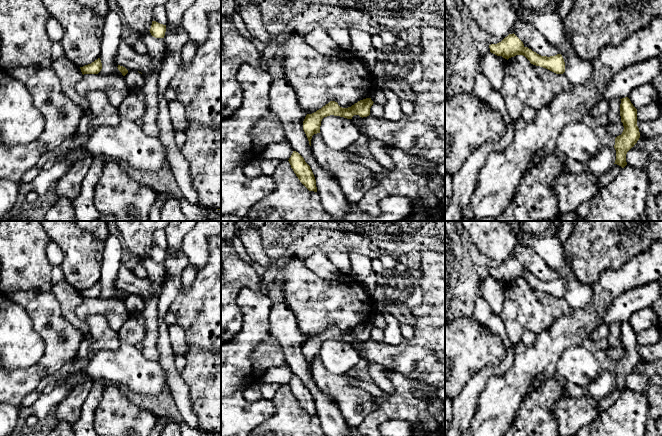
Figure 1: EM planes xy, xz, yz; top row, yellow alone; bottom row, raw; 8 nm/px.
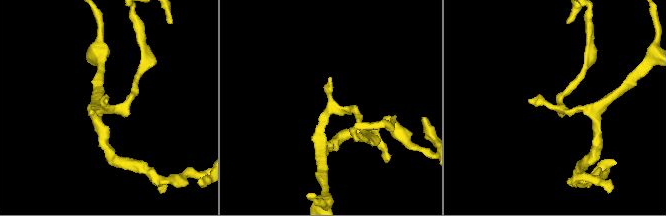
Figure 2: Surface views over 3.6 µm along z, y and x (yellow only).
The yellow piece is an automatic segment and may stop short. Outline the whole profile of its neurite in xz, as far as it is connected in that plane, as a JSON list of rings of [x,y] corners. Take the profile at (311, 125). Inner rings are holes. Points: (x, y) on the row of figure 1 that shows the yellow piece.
[[[366,98],[358,101],[348,108],[342,108],[335,101],[330,101],[312,114],[307,114],[303,121],[303,130],[308,138],[309,145],[311,146],[311,139],[314,134],[320,133],[321,121],[324,117],[334,115],[347,119],[352,119],[354,115],[360,117],[367,117],[370,115],[370,108],[373,105],[371,98]]]

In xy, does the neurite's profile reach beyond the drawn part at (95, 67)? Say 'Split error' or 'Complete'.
Complete

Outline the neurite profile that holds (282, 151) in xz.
[[[285,138],[279,143],[270,143],[259,156],[260,159],[277,159],[287,161],[293,153],[293,148]]]

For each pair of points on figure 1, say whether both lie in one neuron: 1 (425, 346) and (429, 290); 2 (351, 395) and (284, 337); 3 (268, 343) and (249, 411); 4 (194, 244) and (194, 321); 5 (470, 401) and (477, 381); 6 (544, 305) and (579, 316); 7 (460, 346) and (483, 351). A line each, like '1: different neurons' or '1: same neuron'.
1: same neuron
2: different neurons
3: same neuron
4: different neurons
5: same neuron
6: different neurons
7: same neuron

